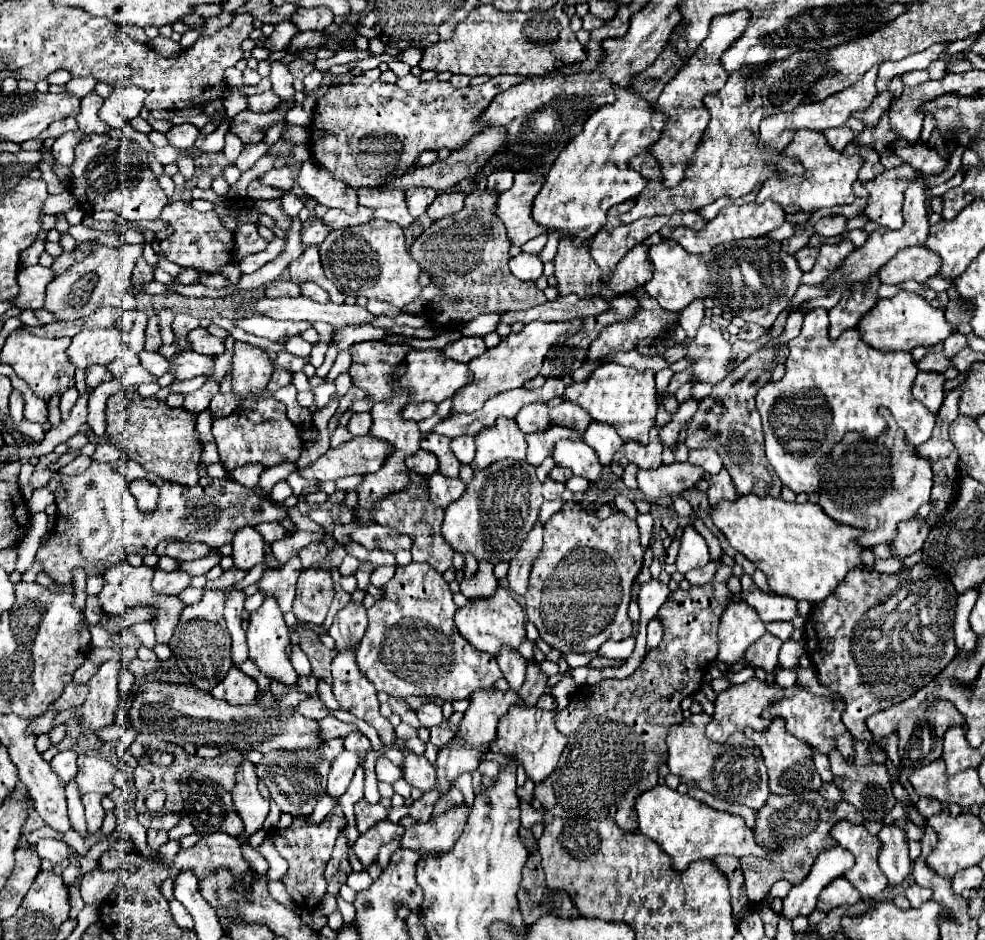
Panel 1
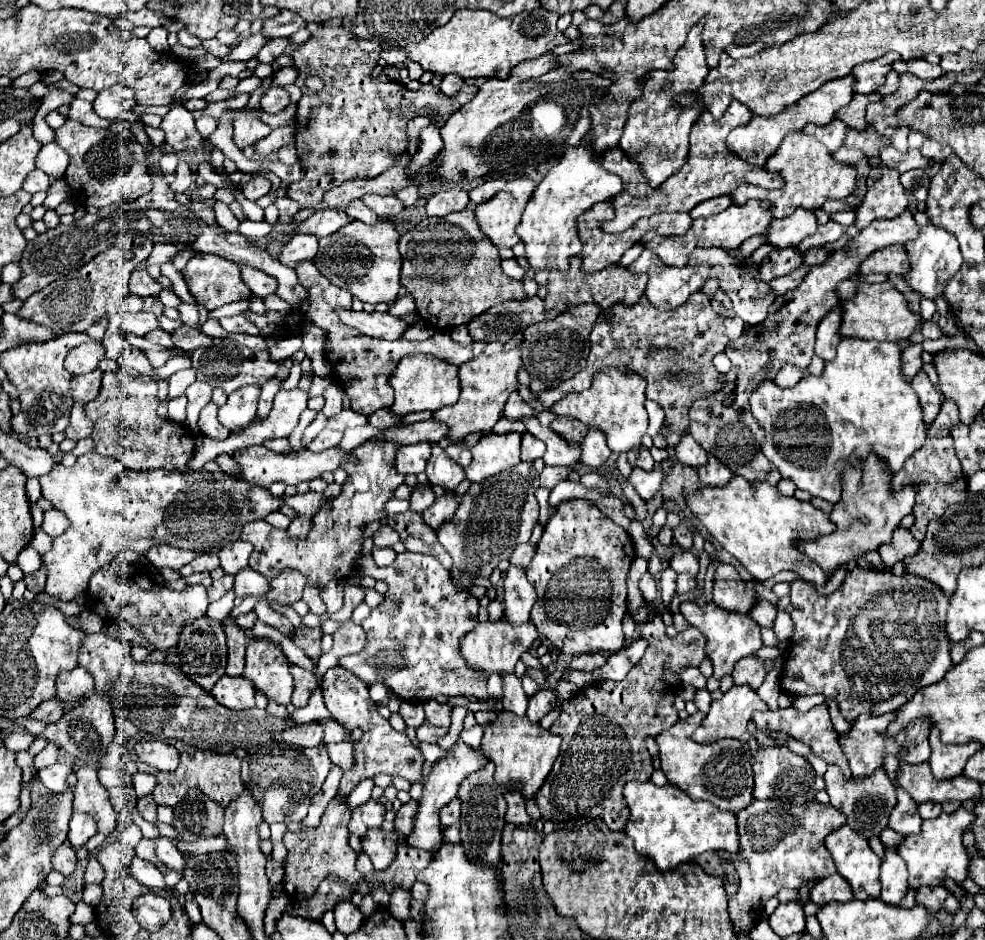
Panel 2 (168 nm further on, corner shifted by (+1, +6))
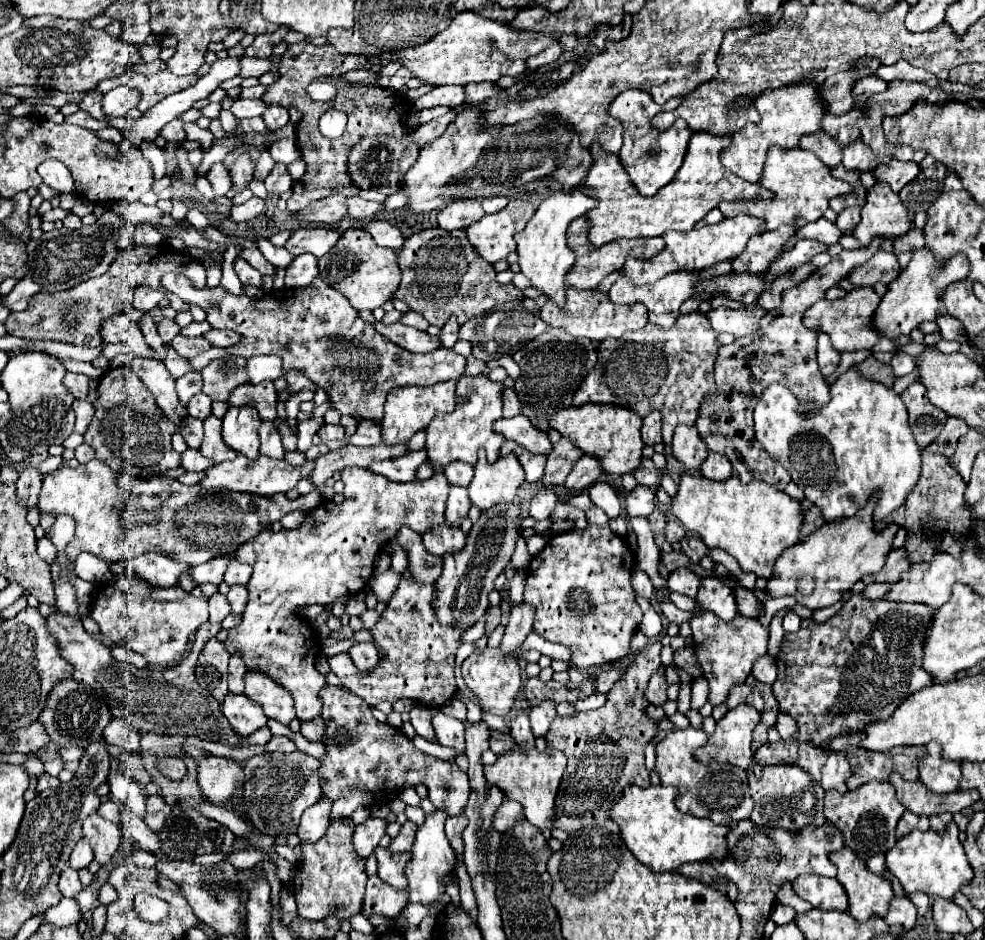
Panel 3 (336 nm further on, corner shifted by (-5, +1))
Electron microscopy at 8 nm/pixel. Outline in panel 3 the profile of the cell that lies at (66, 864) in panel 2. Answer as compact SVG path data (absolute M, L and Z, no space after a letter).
M65 869L59 877L59 891L63 893L63 897L75 897L81 891L81 881L77 877L75 869Z

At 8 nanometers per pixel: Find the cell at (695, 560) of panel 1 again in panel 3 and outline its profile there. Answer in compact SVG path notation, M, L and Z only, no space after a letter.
M679 567L675 571L669 573L667 577L667 587L669 591L675 591L675 593L683 593L687 597L695 597L697 595L697 589L699 589L699 583L701 579L687 567Z

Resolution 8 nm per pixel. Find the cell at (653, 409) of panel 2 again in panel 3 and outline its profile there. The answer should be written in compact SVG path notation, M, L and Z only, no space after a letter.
M651 413L651 415L647 415L643 419L641 439L645 441L645 445L663 443L663 439L661 439L661 417L659 417L659 413Z

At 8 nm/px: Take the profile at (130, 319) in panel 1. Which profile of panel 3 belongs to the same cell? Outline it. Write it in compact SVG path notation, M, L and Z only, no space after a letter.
M137 357L131 363L131 369L149 387L149 391L155 397L157 407L165 413L165 417L169 417L169 421L173 421L177 427L187 425L185 423L185 417L187 417L185 405L179 401L179 397L175 393L175 379L165 369L165 365L161 361L155 361L155 359Z

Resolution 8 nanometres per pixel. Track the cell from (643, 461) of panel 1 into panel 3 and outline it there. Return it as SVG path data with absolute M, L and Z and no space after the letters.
M643 459L641 467L633 475L635 475L639 485L645 485L645 487L651 487L651 489L655 489L657 483L659 483L659 471L655 469L651 459Z

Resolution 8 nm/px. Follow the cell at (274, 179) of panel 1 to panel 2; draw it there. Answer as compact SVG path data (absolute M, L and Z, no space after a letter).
M255 176L251 182L245 184L243 196L247 200L257 200L257 198L269 194L269 190L271 190L271 180L267 176Z

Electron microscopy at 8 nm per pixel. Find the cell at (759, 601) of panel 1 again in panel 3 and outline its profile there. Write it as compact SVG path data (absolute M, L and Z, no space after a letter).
M705 577L699 585L699 593L695 597L701 609L713 611L723 621L731 621L737 615L737 605L733 597L733 589L717 577Z

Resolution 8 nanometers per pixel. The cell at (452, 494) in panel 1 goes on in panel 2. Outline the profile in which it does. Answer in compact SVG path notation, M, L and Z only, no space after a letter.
M447 492L447 494L435 498L435 504L431 504L431 508L427 508L427 512L423 512L423 518L431 528L437 530L445 520L449 520L455 514L457 506L459 506L457 494Z

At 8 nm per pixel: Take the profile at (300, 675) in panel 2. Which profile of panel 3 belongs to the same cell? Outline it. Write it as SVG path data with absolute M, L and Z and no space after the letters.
M347 467L341 473L341 479L345 483L345 501L341 505L315 507L313 511L307 513L301 527L293 529L293 531L281 529L281 531L273 533L271 529L265 529L257 537L243 543L235 553L235 559L239 559L241 563L249 563L253 567L253 575L247 583L249 599L247 599L247 607L243 611L241 623L237 627L229 629L229 635L223 645L231 655L239 653L249 671L265 673L267 677L271 677L273 681L283 685L295 701L295 711L297 711L299 721L311 721L321 715L319 691L325 687L325 677L315 669L315 659L319 655L319 649L307 647L305 635L299 637L299 633L297 633L297 637L295 635L289 637L291 625L295 623L295 617L297 617L297 609L313 605L313 603L329 605L339 597L349 597L353 593L363 591L367 587L367 581L373 575L375 557L391 539L395 539L395 535L401 527L409 527L415 533L423 535L429 529L445 523L443 511L445 511L445 503L447 503L449 483L447 483L444 473L435 472L431 478L422 481L395 483L395 481L389 481L387 477L375 475L367 469Z

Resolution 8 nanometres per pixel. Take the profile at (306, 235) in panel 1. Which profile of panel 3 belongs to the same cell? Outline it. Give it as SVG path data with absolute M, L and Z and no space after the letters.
M309 253L295 257L295 261L287 267L287 275L285 275L285 287L289 289L299 289L309 285L315 277L319 275L317 269L317 259Z

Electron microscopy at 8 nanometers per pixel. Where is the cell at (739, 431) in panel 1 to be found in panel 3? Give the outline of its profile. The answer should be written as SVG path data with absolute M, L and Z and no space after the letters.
M875 239L865 249L843 251L839 259L811 273L799 285L785 289L781 293L783 303L777 309L771 309L763 315L761 325L753 335L737 339L731 345L725 345L717 351L713 371L717 393L713 393L713 397L705 397L695 425L711 451L727 455L727 459L733 465L733 471L743 483L765 481L771 485L779 485L779 491L783 491L791 481L787 469L783 469L781 463L775 463L775 459L771 459L765 453L765 449L757 445L751 407L759 401L763 389L769 387L771 383L785 385L799 399L799 403L811 403L815 407L825 407L829 403L829 385L823 381L815 361L815 347L819 333L809 331L803 325L803 315L813 303L825 297L825 291L829 287L845 279L853 267L867 263L881 243L883 239Z

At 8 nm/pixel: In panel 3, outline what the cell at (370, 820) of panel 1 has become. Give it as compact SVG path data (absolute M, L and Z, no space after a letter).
M369 817L365 823L355 827L353 843L359 857L369 857L375 851L375 847L379 845L379 839L385 835L385 829L387 829L387 823L375 817Z

